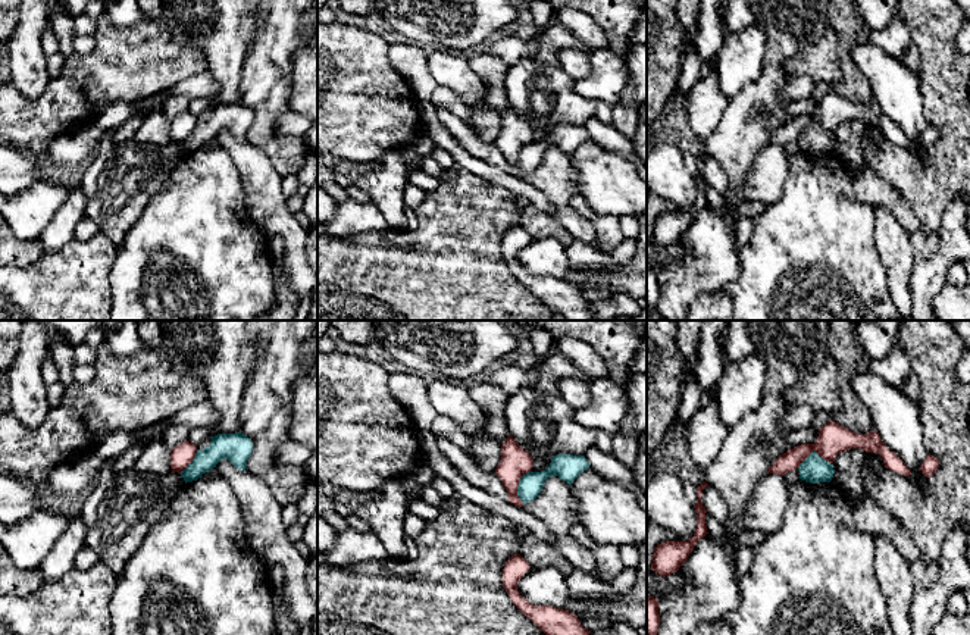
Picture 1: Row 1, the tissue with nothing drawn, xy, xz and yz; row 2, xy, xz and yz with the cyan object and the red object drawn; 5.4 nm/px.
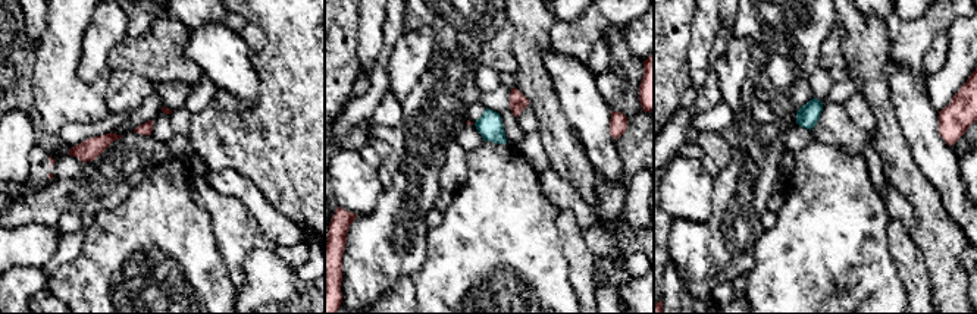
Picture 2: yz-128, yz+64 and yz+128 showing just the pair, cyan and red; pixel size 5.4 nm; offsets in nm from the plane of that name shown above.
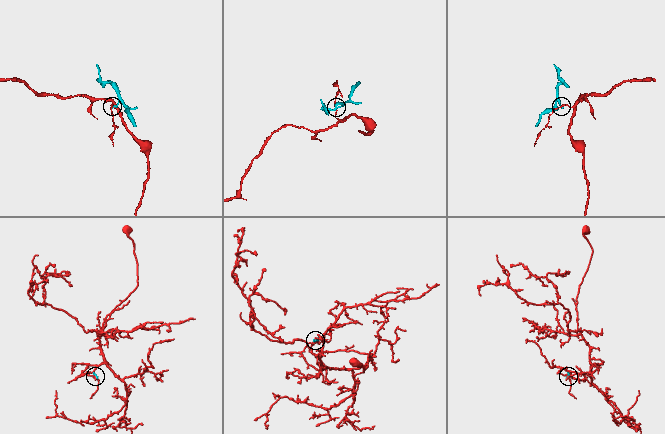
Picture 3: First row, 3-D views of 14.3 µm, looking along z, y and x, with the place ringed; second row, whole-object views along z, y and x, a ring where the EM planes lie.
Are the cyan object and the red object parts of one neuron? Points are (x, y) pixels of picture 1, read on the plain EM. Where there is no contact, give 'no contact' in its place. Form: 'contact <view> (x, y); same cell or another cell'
contact xz (518, 156); another cell

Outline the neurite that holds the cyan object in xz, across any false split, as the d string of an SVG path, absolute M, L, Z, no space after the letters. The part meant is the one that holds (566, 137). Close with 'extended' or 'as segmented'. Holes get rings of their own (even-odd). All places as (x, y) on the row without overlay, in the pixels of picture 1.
M557 125L553 126L550 137L541 143L525 144L517 156L517 166L522 173L529 173L542 162L545 151L550 147L558 147L569 156L583 143L589 140L585 126Z; as segmented

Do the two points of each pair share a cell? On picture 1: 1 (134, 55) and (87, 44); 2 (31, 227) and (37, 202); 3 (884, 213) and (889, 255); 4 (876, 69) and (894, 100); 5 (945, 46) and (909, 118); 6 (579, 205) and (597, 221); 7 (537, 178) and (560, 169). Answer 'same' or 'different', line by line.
1: different
2: same
3: same
4: same
5: different
6: same
7: same

